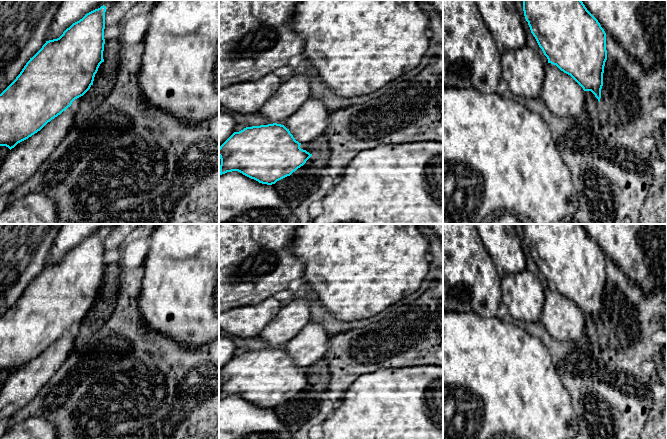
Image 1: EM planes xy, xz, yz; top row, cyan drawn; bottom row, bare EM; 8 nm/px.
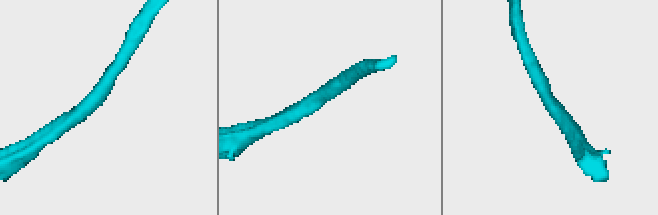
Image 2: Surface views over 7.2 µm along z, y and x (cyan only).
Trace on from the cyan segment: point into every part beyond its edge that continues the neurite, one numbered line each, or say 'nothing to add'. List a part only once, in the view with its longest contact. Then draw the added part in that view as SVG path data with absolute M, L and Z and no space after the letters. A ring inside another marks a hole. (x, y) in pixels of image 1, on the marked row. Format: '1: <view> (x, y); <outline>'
nothing to add

